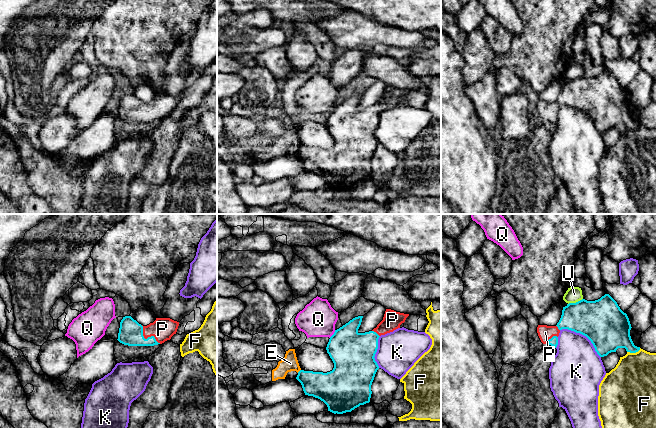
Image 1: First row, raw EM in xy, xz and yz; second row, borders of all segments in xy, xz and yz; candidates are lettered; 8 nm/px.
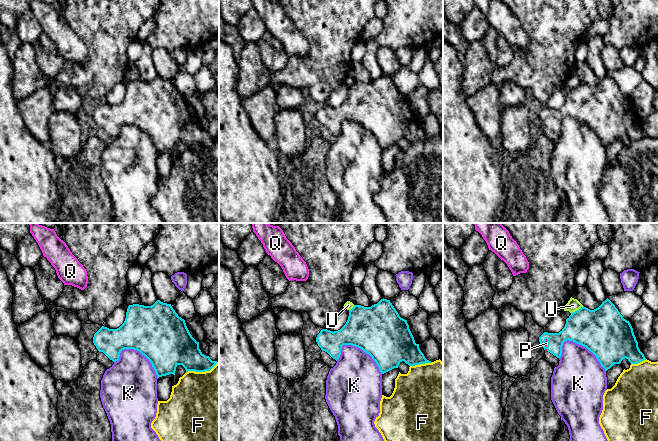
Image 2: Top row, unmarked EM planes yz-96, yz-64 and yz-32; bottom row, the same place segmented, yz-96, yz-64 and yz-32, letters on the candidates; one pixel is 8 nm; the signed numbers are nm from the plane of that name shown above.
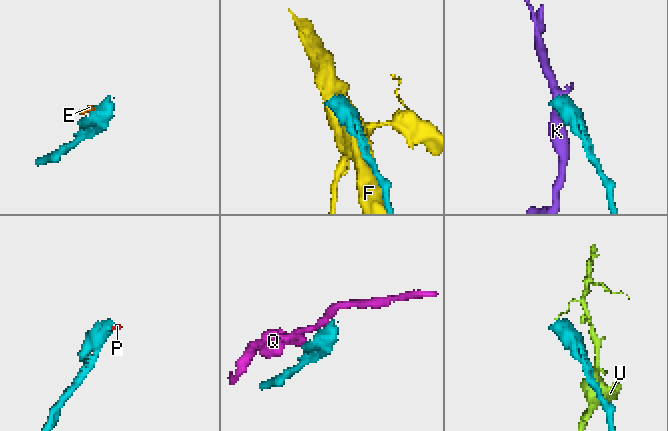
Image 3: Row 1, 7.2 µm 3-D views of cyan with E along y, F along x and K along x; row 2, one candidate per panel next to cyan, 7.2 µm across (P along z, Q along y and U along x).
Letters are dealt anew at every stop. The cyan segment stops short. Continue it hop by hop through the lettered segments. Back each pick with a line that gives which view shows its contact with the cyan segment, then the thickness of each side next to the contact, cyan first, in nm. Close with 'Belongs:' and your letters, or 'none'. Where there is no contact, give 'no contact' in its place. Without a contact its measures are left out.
P: contact in xy; calibres 190 and 180 nm
Belongs: P

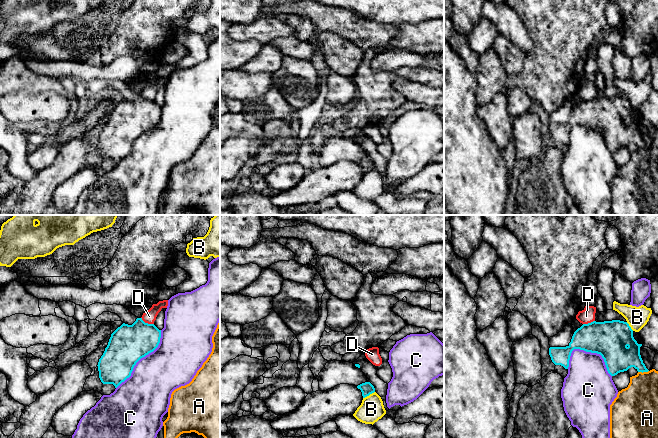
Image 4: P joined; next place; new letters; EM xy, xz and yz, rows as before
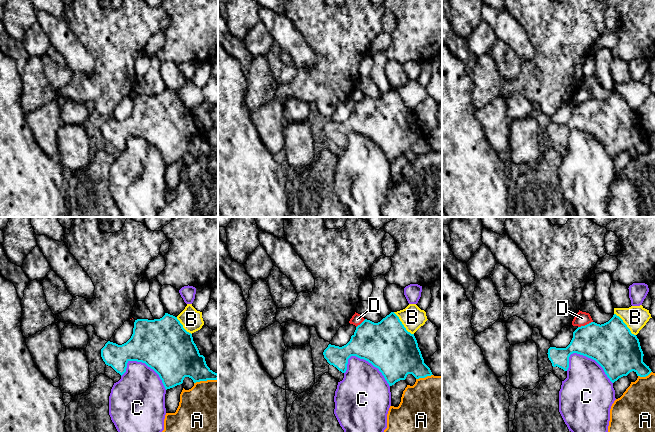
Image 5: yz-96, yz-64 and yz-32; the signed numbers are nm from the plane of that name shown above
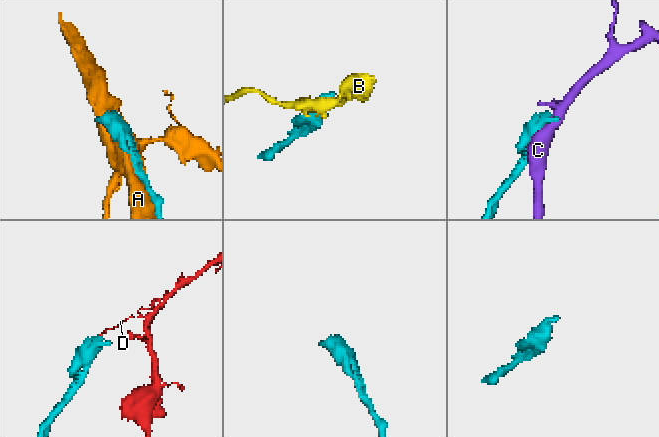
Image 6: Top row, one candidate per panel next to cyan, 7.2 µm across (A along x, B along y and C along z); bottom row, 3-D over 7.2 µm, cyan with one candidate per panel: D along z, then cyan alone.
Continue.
Belongs: none

